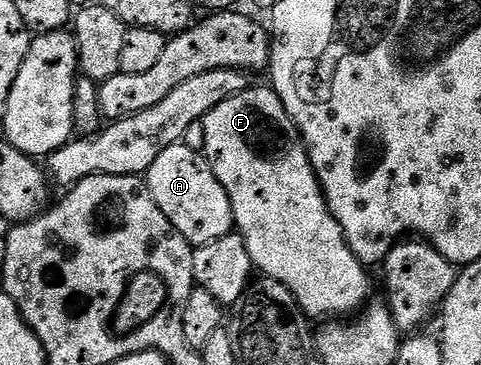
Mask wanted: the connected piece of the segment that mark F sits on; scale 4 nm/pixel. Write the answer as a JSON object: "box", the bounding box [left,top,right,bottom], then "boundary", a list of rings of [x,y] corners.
{"box":[202,87,372,319],"boundary":[[[249,87],[244,93],[226,99],[226,103],[218,103],[214,111],[205,115],[203,122],[202,152],[218,183],[226,187],[226,195],[236,220],[235,228],[246,243],[253,266],[263,276],[273,277],[288,288],[309,318],[344,319],[363,310],[369,304],[368,296],[372,293],[369,270],[354,255],[338,219],[334,219],[328,210],[320,180],[316,178],[308,158],[308,149],[275,89]]]}

